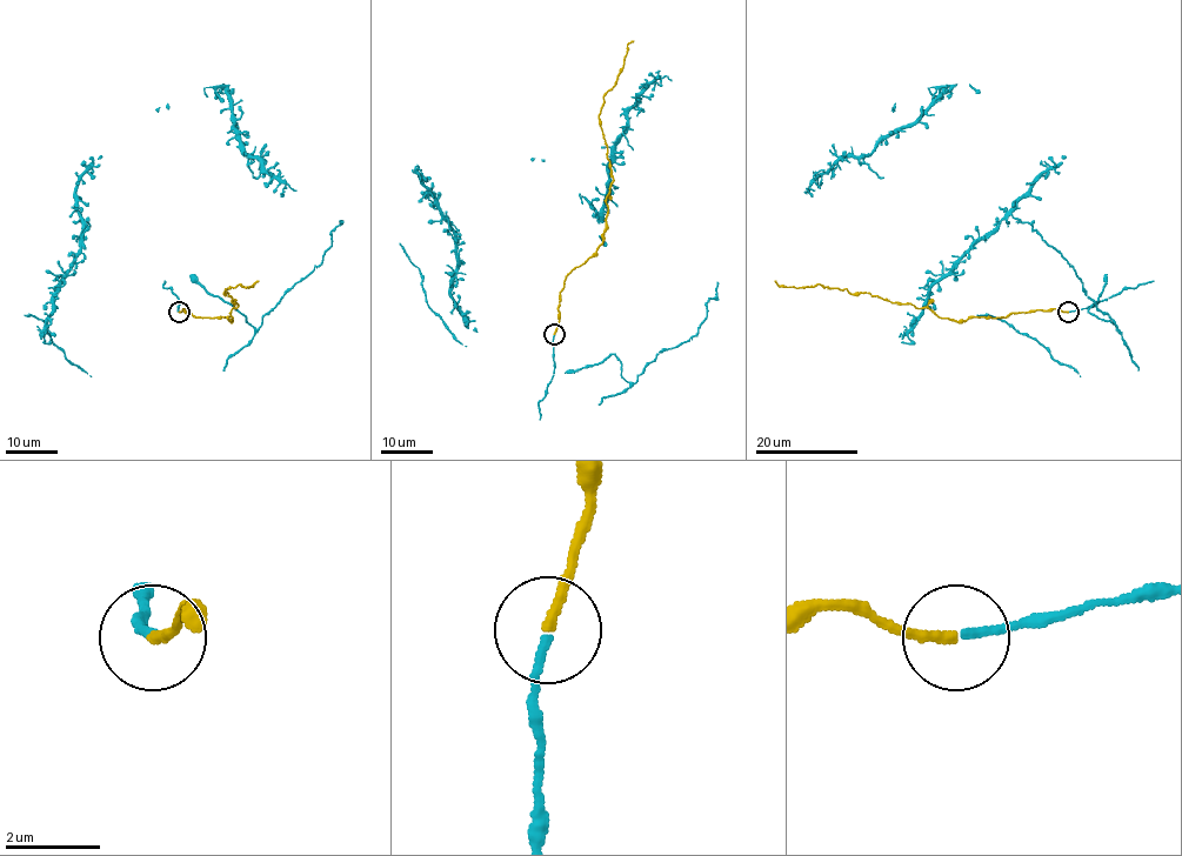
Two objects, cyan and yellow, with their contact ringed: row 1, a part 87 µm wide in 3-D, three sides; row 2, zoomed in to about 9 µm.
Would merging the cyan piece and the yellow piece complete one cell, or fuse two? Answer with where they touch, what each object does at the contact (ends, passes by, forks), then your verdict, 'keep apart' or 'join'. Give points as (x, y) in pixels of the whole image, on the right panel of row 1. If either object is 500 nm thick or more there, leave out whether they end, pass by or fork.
place (1068, 312); cyan ends; yellow ends; join

